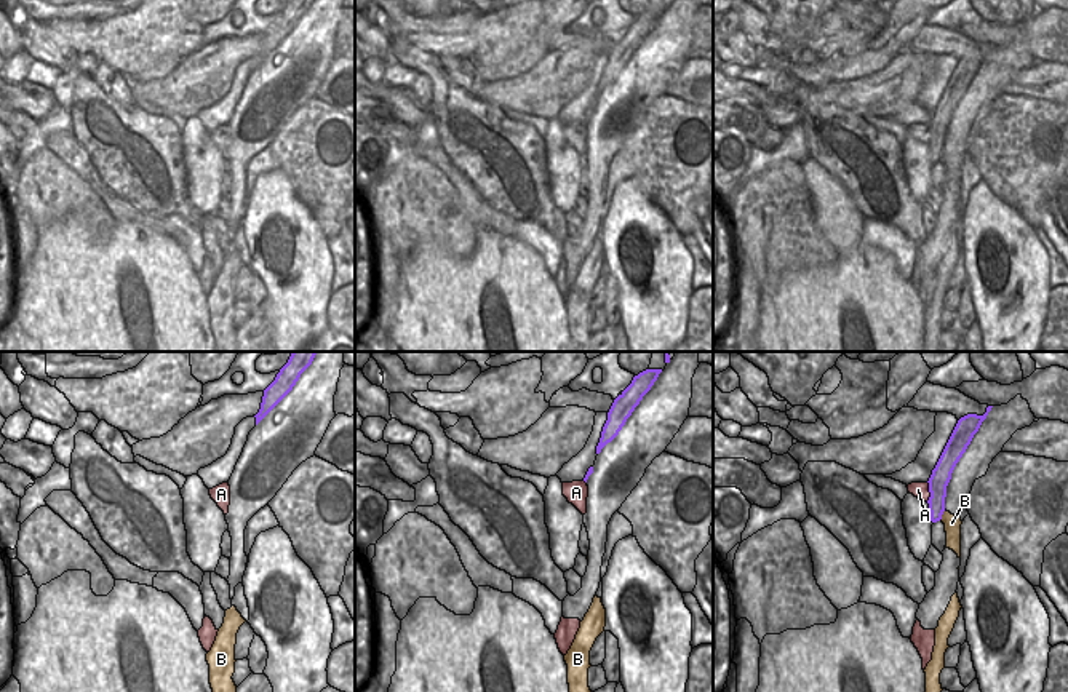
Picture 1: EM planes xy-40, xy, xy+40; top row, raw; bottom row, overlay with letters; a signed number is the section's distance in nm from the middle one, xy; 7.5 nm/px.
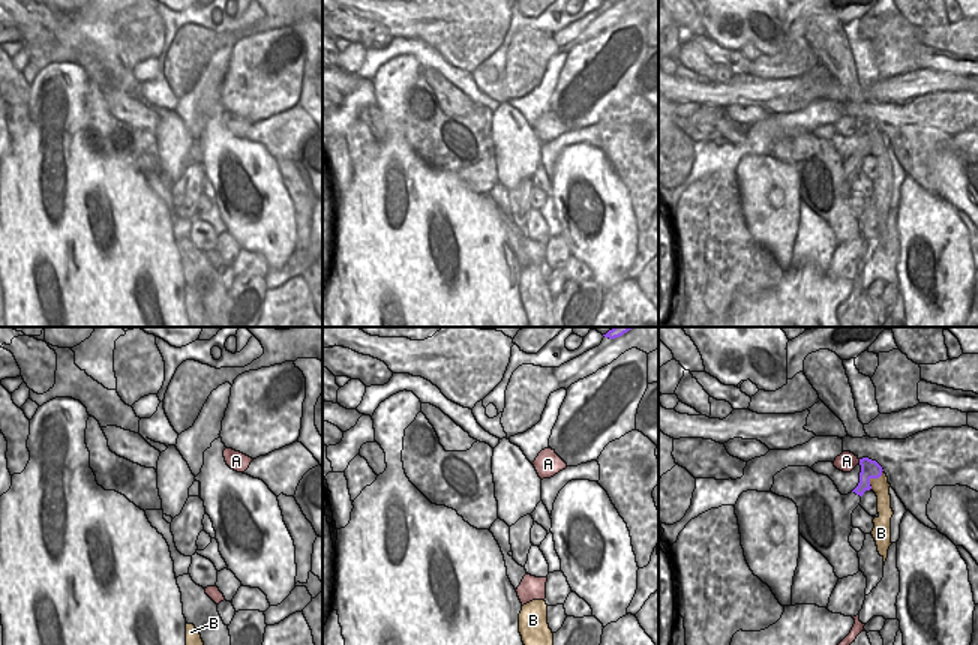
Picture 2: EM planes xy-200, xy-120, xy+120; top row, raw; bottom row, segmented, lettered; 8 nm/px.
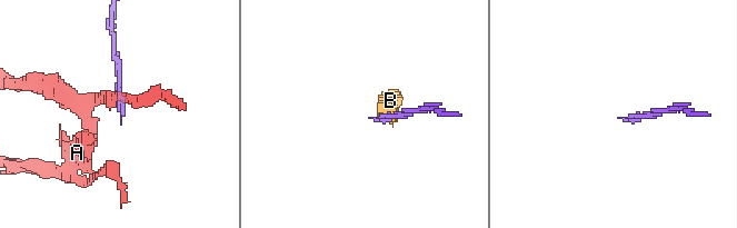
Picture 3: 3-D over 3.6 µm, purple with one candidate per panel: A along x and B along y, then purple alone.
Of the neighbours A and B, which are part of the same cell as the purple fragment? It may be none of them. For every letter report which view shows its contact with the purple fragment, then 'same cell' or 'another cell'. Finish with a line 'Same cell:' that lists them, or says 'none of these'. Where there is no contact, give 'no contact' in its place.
A: xy+40 | another cell
B: xy+40 | another cell
Same cell: none of these

